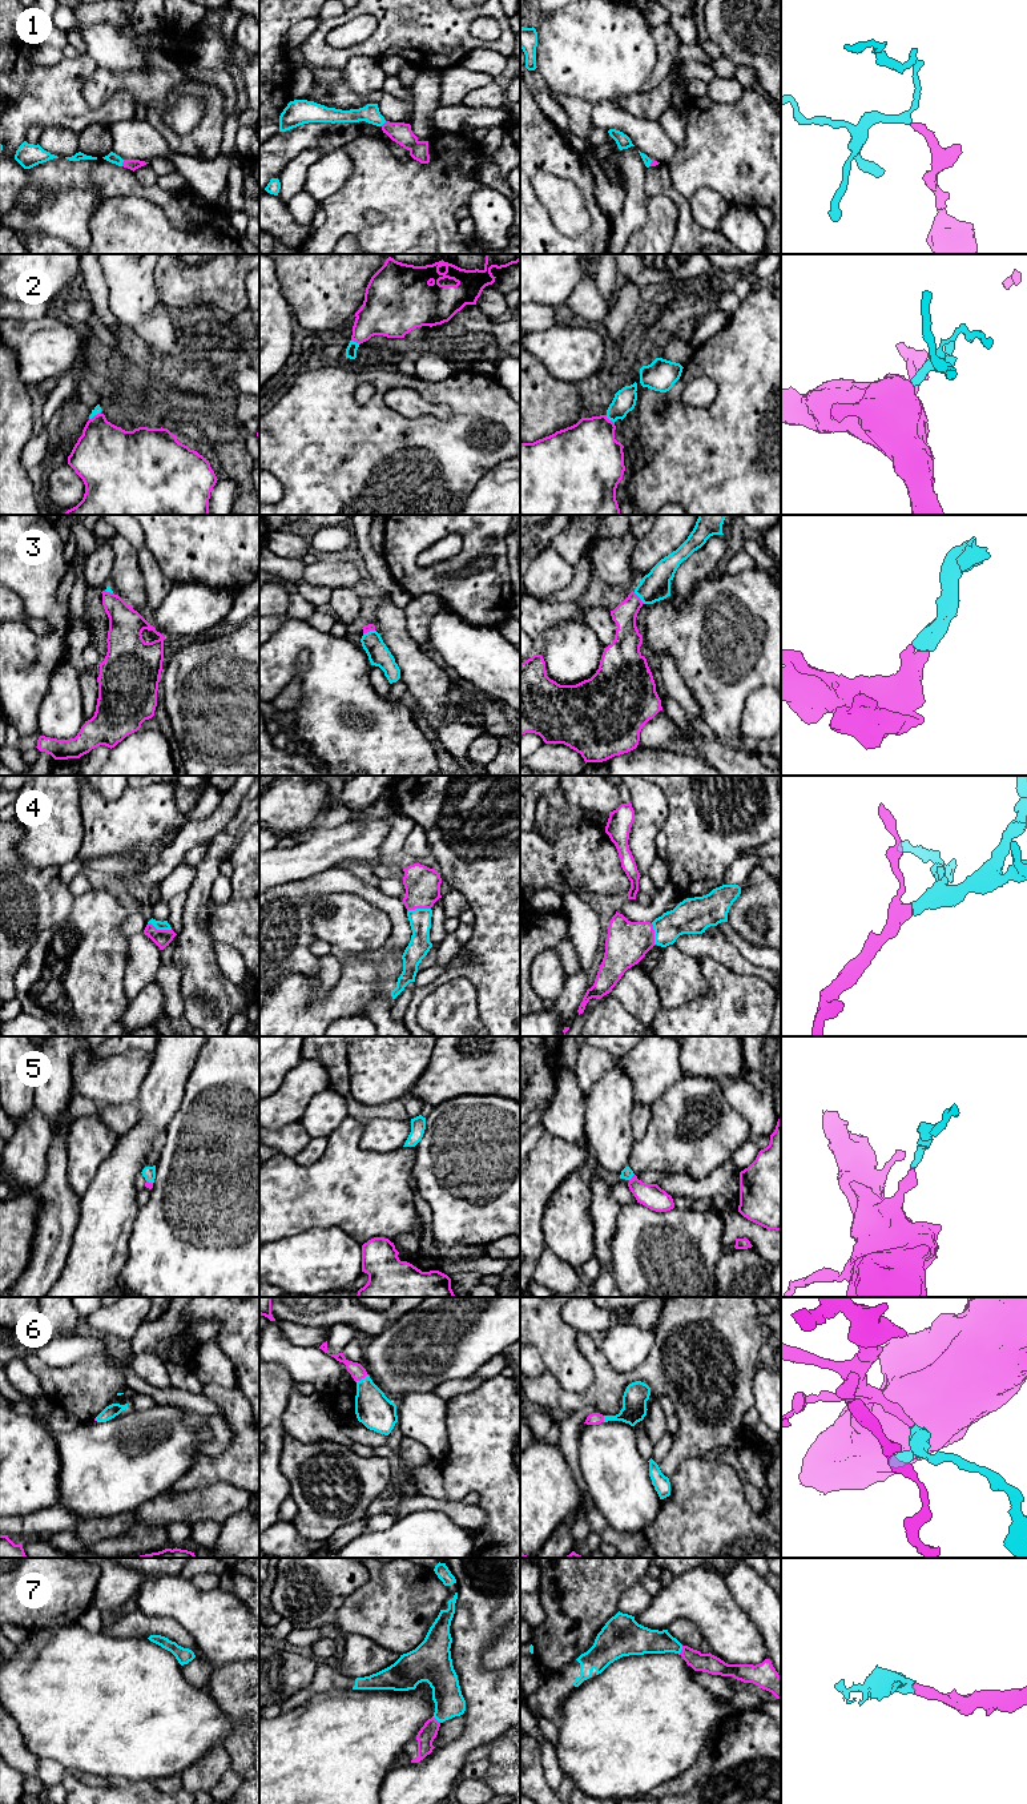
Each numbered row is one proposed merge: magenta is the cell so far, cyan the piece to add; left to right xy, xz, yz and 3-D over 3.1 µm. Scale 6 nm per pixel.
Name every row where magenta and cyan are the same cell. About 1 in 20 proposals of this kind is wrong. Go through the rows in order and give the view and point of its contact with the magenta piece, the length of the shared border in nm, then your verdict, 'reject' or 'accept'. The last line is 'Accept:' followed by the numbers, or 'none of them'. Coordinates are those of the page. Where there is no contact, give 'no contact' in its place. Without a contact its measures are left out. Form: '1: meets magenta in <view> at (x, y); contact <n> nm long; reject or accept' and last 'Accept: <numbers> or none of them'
1: meets magenta in xy at (123, 162); contact 40 nm long; accept
2: meets magenta in yz at (608, 419); contact 80 nm long; accept
3: meets magenta in yz at (639, 598); contact 100 nm long; accept
4: meets magenta in xy at (160, 930); contact 150 nm long; accept
5: meets magenta in yz at (632, 1178); contact 50 nm long; accept
6: meets magenta in xz at (361, 1378); contact 90 nm long; accept
7: meets magenta in yz at (681, 1650); contact 60 nm long; accept
Accept: 1, 2, 3, 4, 5, 6, 7

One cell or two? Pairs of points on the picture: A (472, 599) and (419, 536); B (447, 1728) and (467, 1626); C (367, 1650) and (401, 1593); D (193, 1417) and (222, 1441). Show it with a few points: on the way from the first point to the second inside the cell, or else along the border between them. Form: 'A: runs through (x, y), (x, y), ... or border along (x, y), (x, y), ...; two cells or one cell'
A: runs through (450, 586), (443, 579), (425, 579), (411, 559); one cell
B: border along (462, 1715), (463, 1731), (455, 1739), (446, 1743); two cells
C: border along (346, 1634), (362, 1634), (401, 1654); two cells
D: runs through (202, 1420), (208, 1420), (220, 1432); one cell

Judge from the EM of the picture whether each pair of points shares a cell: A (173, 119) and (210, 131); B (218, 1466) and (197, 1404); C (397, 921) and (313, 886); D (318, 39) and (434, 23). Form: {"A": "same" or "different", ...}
{"A": "different", "B": "different", "C": "same", "D": "same"}

